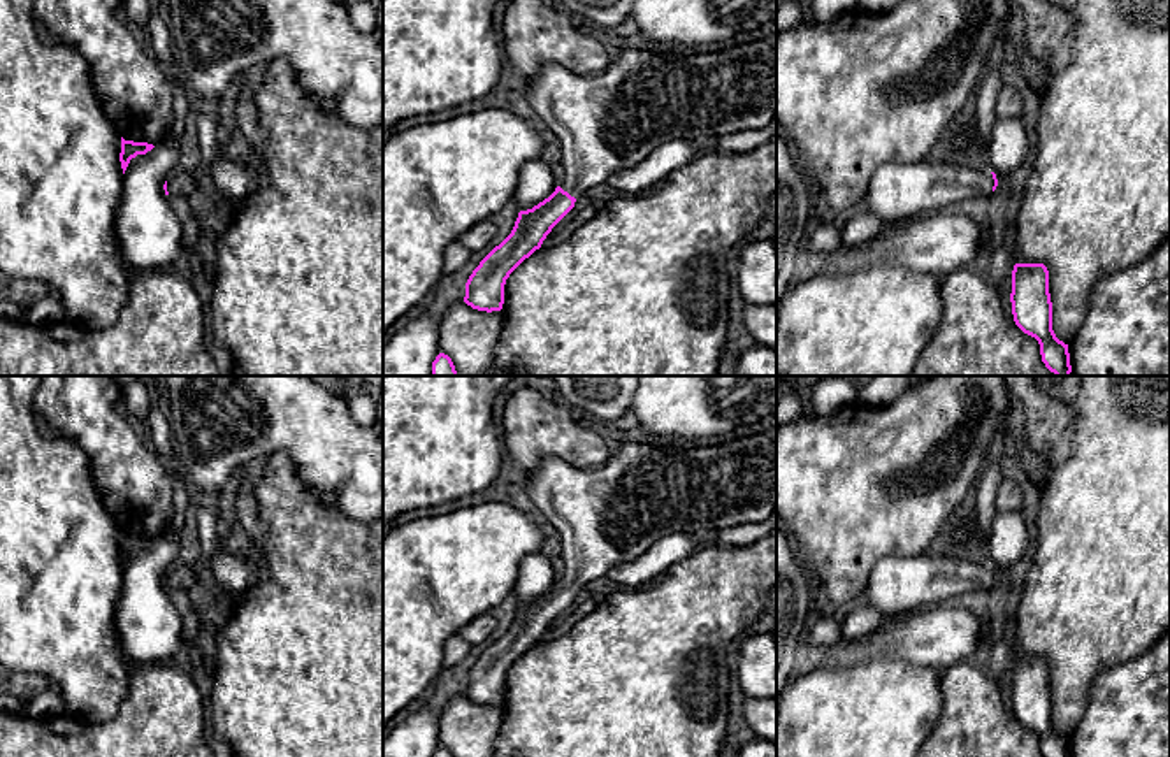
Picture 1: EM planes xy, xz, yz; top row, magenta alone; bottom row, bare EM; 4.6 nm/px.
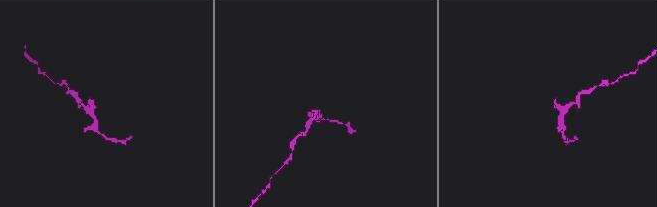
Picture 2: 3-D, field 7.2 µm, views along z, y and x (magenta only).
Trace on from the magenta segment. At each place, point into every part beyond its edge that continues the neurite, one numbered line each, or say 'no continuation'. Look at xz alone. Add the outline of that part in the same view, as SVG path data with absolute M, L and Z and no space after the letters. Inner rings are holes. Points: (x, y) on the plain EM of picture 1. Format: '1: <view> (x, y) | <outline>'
1: xz (610, 515) | M776 427L752 436L734 434L699 448L629 441L613 450L604 465L592 469L548 457L534 472L525 474L525 490L559 532L564 555L560 581L580 592L590 580L604 578L613 567L641 557L669 534L683 530L711 537L722 529L769 518L776 511Z

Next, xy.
1: xy (181, 575) | M183 557L167 573L167 585L172 588L191 590L199 581L193 557Z

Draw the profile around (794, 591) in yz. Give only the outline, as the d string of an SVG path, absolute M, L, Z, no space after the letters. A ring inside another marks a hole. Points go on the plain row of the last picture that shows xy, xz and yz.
M776 522L776 722L780 697L801 655L806 618L815 601L819 595L796 557L792 539Z

